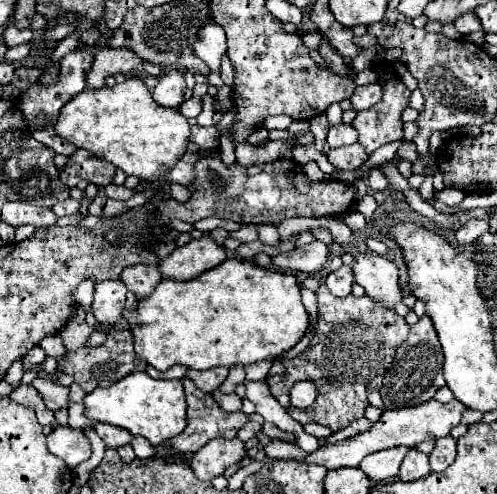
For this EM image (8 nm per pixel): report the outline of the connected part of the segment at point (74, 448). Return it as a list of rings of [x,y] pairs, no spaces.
[[[57,426],[47,436],[49,452],[61,458],[69,468],[75,468],[79,462],[87,460],[91,456],[89,440],[81,430],[75,430],[71,426]]]

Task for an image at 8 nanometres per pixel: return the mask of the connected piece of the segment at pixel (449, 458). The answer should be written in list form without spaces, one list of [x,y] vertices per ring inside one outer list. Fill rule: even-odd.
[[[447,436],[447,438],[439,438],[435,440],[435,448],[429,454],[431,460],[431,470],[433,472],[443,472],[447,466],[451,466],[455,462],[455,438]]]

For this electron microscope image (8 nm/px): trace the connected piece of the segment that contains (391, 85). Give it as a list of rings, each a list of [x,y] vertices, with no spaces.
[[[379,66],[379,84],[383,86],[383,98],[377,106],[369,108],[369,110],[361,110],[357,112],[355,120],[353,120],[353,128],[359,132],[359,142],[363,144],[365,152],[373,152],[383,144],[389,144],[393,140],[401,140],[403,138],[403,120],[401,120],[401,112],[407,108],[411,90],[405,88],[405,84],[395,76],[395,72],[391,72],[385,66]]]

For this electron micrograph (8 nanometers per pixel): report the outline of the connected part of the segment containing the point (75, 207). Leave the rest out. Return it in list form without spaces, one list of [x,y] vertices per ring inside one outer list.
[[[67,198],[61,204],[55,204],[53,212],[57,216],[75,216],[75,214],[79,214],[79,208],[81,208],[81,202],[77,202],[73,198]]]

